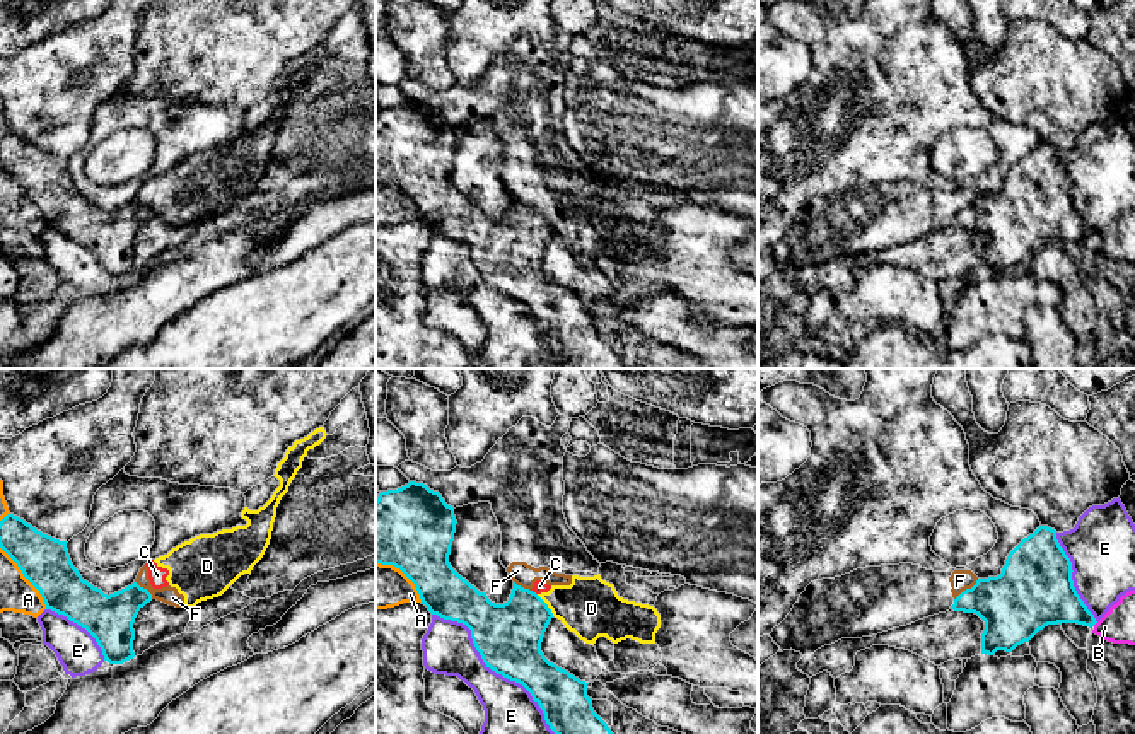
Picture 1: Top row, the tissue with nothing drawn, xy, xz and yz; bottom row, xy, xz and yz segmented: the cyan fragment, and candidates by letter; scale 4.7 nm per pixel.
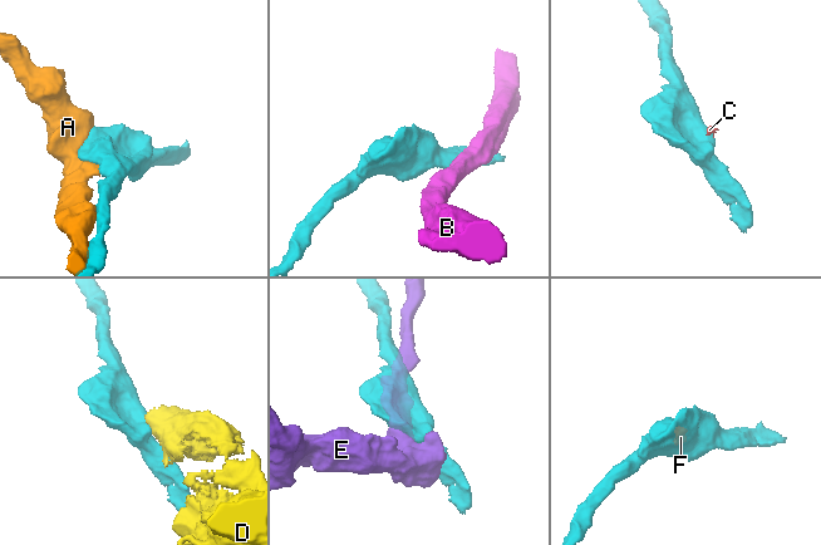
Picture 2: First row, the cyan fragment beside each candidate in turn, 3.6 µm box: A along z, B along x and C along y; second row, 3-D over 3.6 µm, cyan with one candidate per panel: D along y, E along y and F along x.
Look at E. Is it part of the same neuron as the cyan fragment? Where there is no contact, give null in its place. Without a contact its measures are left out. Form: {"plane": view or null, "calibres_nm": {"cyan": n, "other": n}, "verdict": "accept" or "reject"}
{"plane": "xz", "calibres_nm": {"cyan": 320, "other": 280}, "verdict": "reject"}

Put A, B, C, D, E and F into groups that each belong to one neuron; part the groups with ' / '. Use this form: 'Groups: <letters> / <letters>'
Groups: A / B / C D F / E

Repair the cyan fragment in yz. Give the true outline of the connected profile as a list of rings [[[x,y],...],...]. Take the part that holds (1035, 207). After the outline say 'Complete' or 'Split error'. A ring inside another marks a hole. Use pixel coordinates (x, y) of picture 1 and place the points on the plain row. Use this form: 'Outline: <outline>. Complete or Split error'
Outline: [[[1039,143],[1009,171],[1000,193],[978,196],[954,217],[951,227],[975,230],[985,239],[981,271],[988,273],[997,268],[1012,270],[1048,242],[1077,241],[1091,246],[1097,239],[1077,212],[1072,189],[1072,179],[1060,164],[1056,149]]]. Complete

